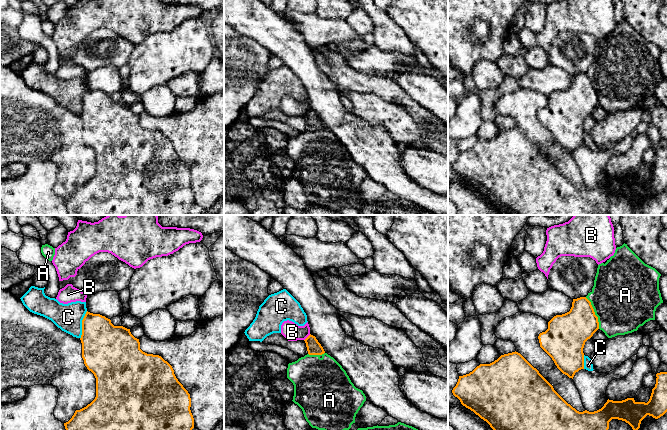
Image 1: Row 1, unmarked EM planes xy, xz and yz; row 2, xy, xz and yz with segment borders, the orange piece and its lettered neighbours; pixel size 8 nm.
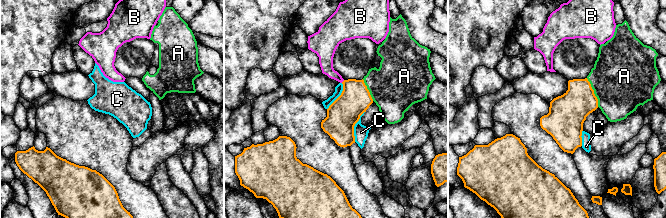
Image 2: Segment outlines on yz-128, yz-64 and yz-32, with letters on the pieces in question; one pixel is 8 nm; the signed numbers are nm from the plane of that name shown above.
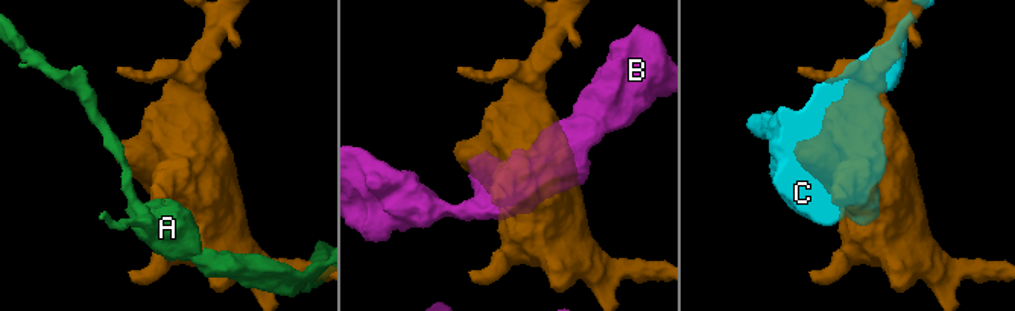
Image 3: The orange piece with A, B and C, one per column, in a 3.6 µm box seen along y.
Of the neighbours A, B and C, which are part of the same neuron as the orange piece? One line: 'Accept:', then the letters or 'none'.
Accept: none

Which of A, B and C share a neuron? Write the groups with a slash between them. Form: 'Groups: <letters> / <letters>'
Groups: A / B / C

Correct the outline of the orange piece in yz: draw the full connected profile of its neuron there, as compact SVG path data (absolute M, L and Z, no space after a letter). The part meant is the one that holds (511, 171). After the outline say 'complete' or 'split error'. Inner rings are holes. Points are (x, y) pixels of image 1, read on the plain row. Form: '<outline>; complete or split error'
M520 129L501 131L490 140L480 140L469 150L459 152L452 169L461 180L486 197L500 215L601 215L609 214L609 198L618 195L628 199L634 207L640 204L641 197L647 192L660 194L667 188L667 148L656 150L656 160L647 179L636 178L634 174L622 177L607 176L604 182L594 188L577 187L568 180L553 162Z; complete

